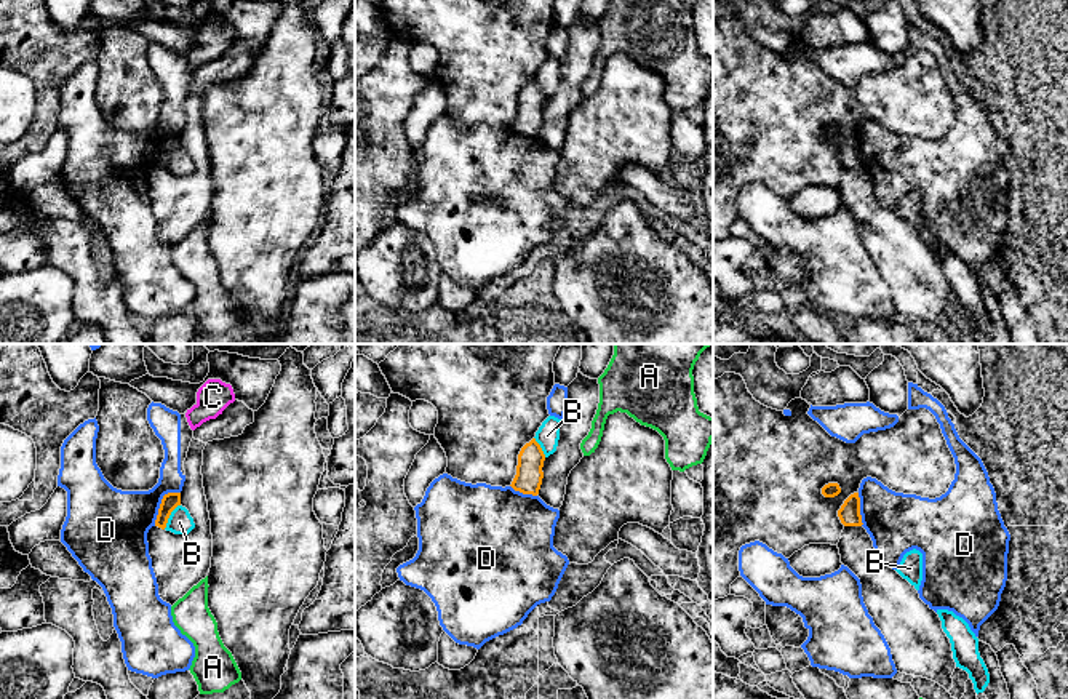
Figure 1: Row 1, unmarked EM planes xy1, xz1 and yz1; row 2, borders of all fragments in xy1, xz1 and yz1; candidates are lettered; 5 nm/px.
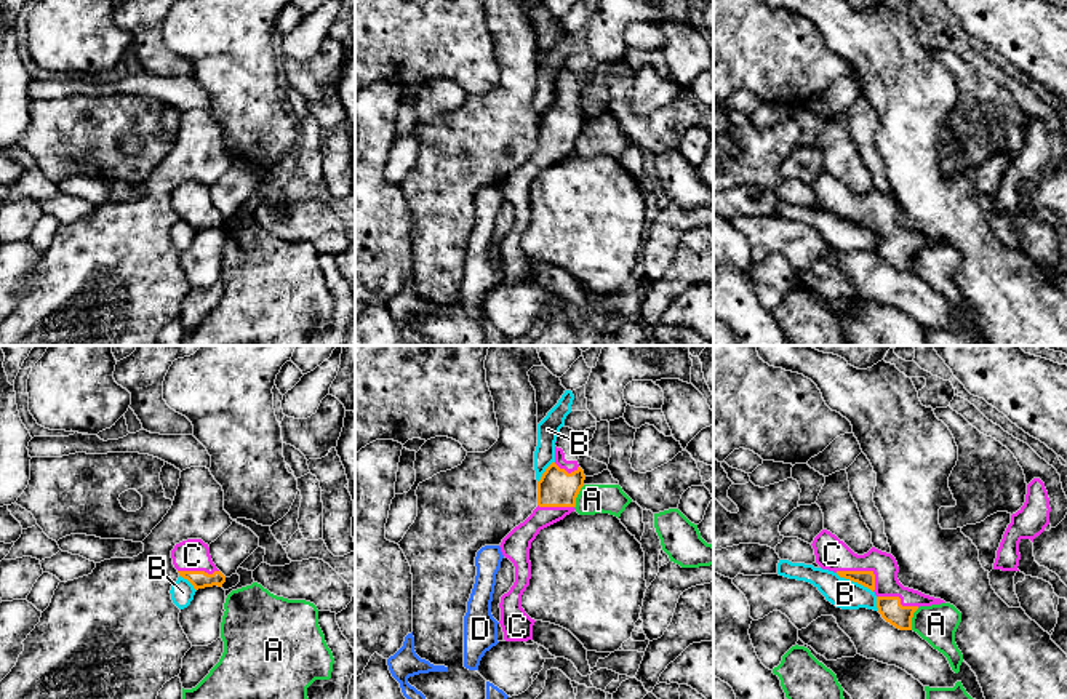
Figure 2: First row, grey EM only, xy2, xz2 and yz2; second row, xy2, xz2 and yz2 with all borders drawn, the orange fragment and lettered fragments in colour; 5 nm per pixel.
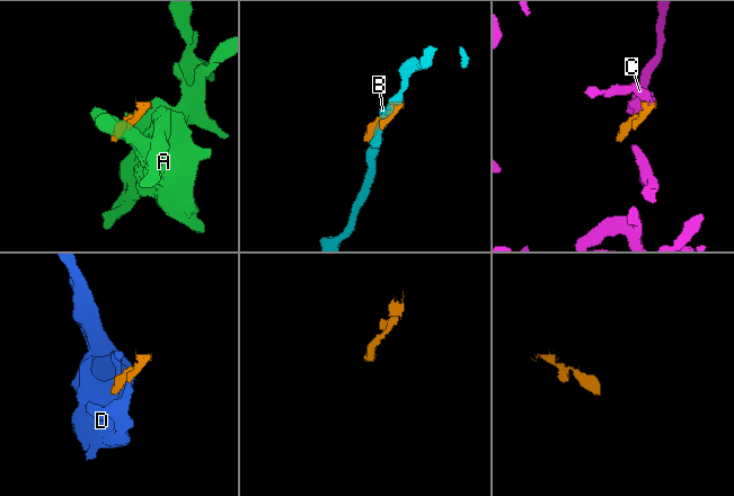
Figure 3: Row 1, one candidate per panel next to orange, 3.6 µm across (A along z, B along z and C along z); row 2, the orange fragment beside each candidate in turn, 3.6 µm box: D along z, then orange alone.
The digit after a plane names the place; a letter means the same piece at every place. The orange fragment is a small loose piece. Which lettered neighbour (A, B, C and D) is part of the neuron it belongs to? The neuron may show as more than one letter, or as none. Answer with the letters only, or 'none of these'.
C

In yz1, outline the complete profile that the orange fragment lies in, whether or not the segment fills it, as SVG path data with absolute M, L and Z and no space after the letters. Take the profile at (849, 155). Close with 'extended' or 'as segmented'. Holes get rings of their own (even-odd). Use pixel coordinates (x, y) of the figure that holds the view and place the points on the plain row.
M859 134L851 136L841 150L838 152L838 158L844 168L862 168L860 157L860 139Z | as segmented

